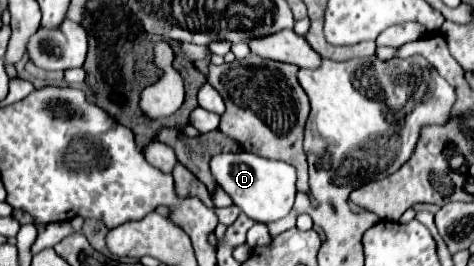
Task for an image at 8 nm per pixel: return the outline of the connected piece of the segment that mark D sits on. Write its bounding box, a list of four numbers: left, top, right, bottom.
[210,153,296,223]

